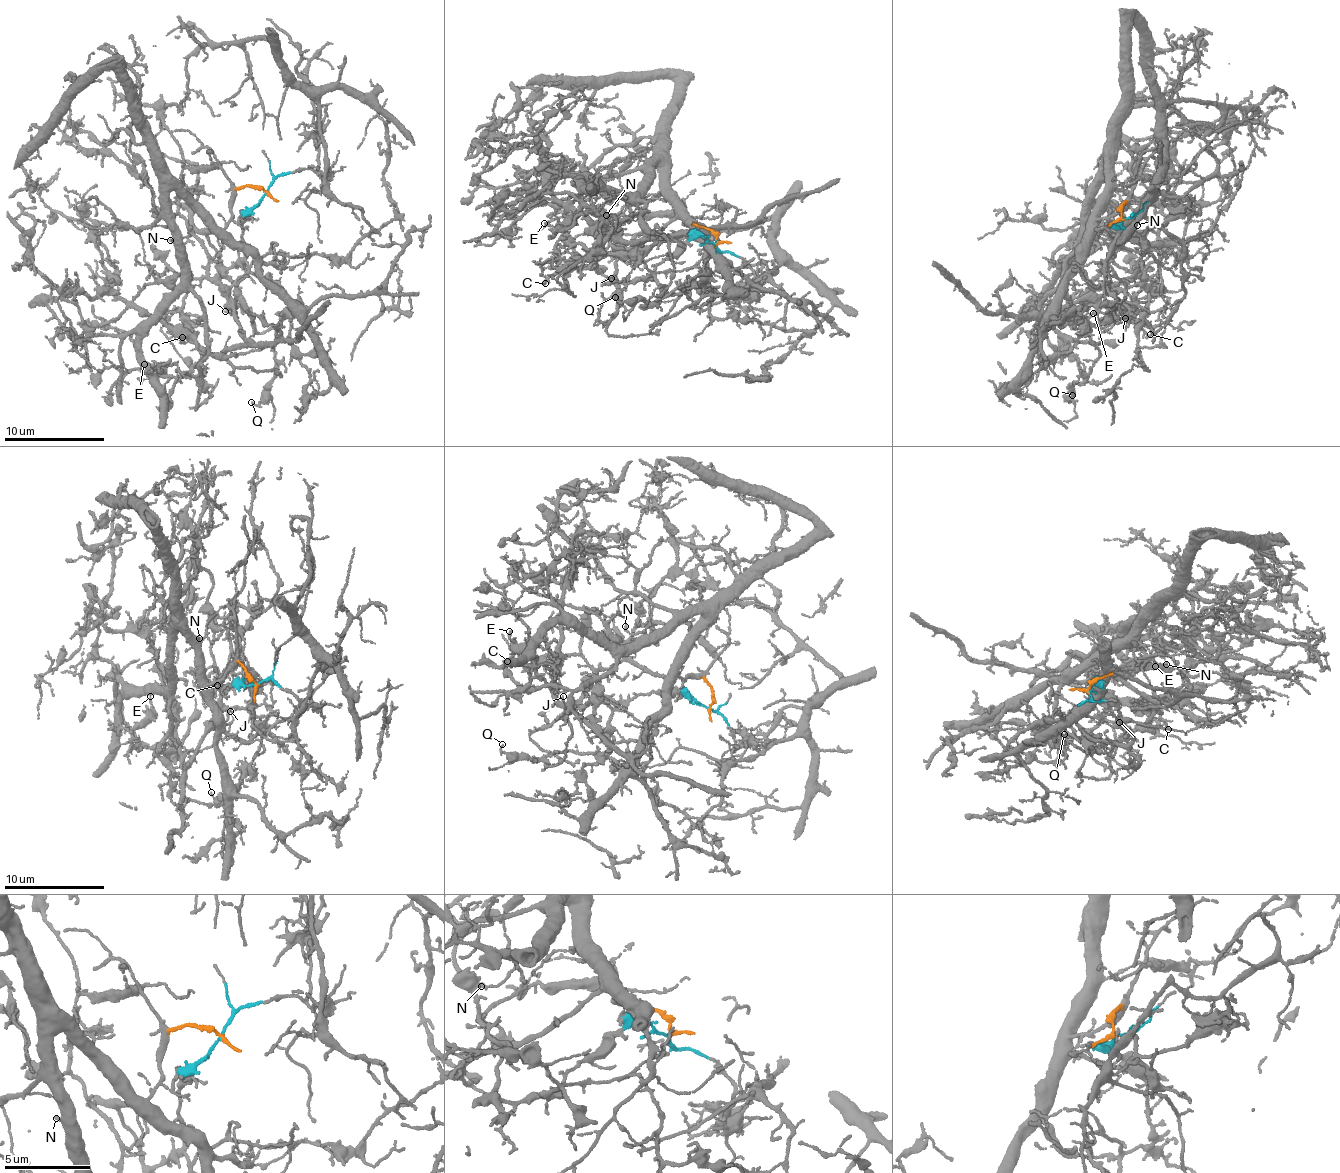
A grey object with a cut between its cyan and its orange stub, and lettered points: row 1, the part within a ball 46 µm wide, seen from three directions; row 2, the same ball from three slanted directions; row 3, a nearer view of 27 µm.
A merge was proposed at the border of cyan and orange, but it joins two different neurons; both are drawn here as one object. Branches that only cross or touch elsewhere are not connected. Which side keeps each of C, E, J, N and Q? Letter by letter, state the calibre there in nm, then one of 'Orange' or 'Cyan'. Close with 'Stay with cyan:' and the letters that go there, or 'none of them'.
C: Thickness 190 nm. Cyan
E: Thickness 160 nm. Cyan
J: Thickness 120 nm. Cyan
N: Thickness 160 nm. Orange
Q: Thickness 140 nm. Cyan
Stay with cyan: C, E, J, Q

